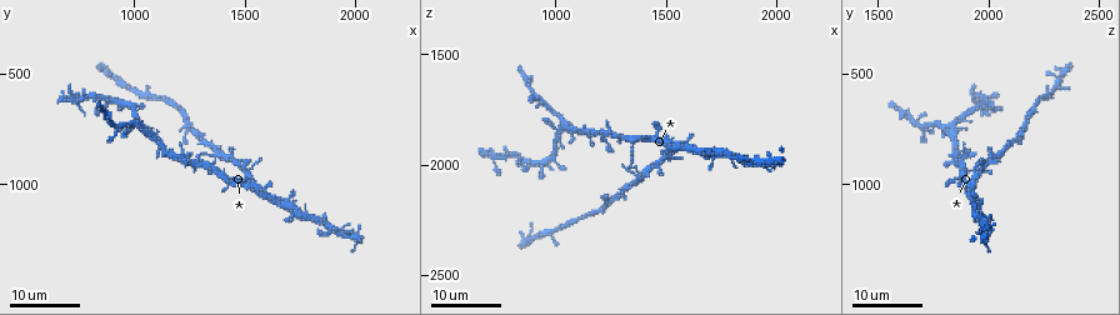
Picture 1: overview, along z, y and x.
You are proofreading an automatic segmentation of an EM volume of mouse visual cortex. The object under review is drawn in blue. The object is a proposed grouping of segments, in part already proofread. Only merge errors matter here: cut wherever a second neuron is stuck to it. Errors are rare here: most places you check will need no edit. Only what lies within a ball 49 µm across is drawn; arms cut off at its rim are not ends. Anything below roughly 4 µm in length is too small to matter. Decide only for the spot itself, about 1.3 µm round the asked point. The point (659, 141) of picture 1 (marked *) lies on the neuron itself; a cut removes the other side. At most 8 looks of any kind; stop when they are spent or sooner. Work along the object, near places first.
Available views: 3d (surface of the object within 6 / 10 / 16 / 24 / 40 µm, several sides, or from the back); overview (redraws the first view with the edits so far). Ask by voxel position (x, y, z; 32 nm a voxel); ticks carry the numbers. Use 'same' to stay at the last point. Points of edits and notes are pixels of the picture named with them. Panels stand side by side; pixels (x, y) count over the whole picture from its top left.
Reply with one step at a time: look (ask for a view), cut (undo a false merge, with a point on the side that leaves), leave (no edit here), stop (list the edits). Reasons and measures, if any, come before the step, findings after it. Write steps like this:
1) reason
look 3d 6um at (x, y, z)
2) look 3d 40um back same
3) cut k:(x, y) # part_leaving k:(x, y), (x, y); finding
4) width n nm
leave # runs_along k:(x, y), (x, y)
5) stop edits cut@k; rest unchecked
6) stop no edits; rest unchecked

look 3d 16um at (1520, 960, 1940)

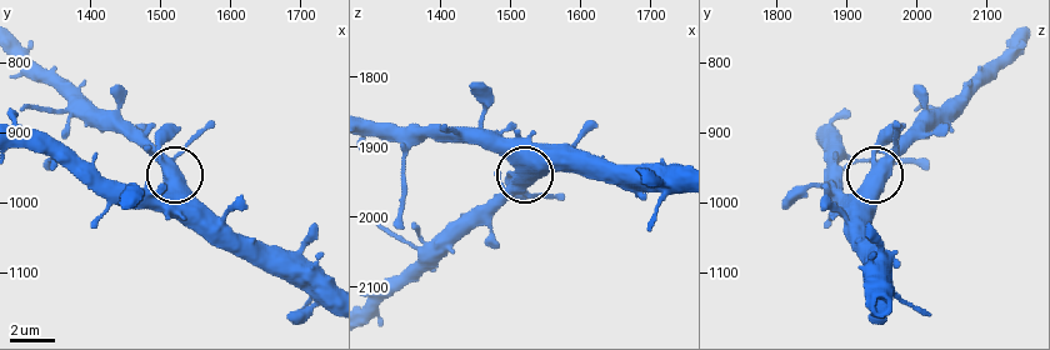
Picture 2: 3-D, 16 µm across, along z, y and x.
look 3d 6um at (1530, 970, 1950)

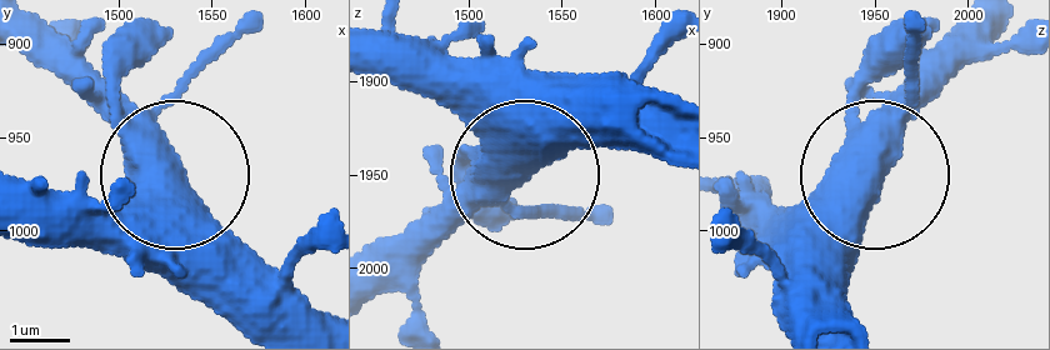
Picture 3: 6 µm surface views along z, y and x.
side_arm 21 um
leave # one neuron here

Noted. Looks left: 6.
looks like a crossing
look 3d 24um at (1240, 750, 2160)

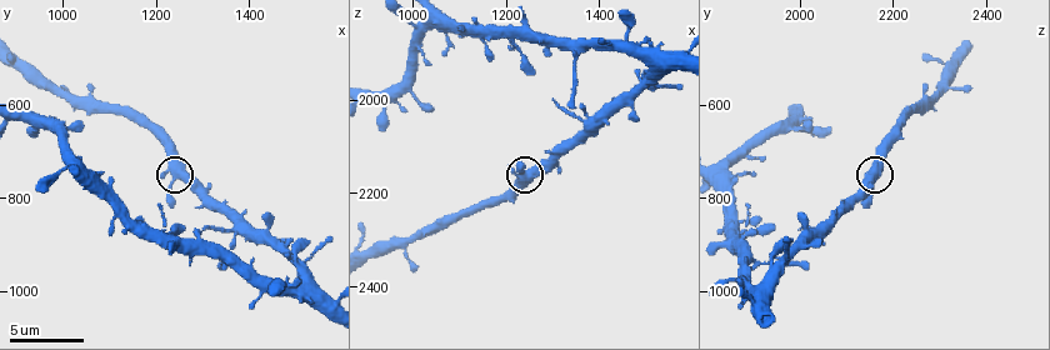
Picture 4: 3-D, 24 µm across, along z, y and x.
look 3d 10um at (1245, 750, 2150)

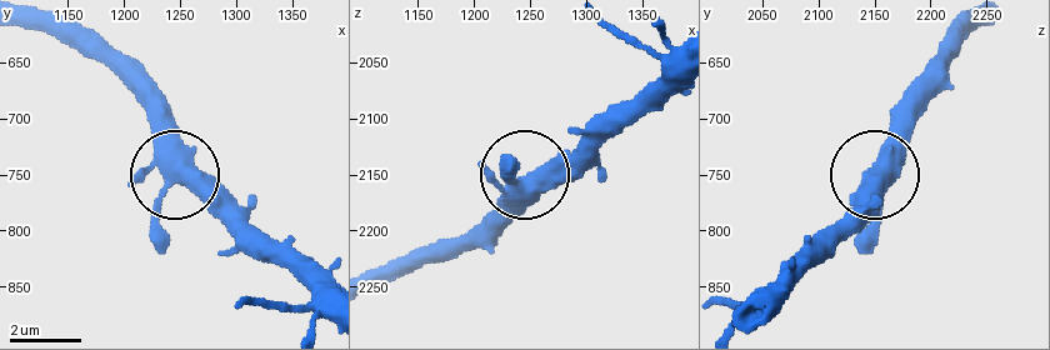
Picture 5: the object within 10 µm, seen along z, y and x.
leave # one neuron here

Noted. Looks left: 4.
look 3d 16um at (1030, 730, 1800)

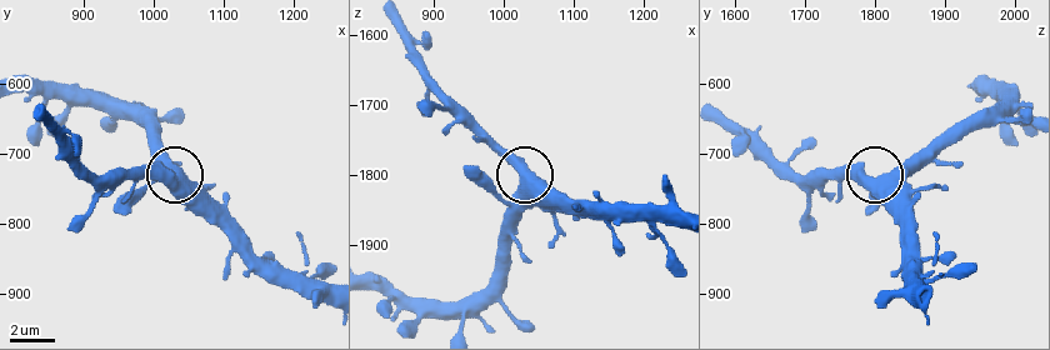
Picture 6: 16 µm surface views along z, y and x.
zoom in
look 3d 10um same

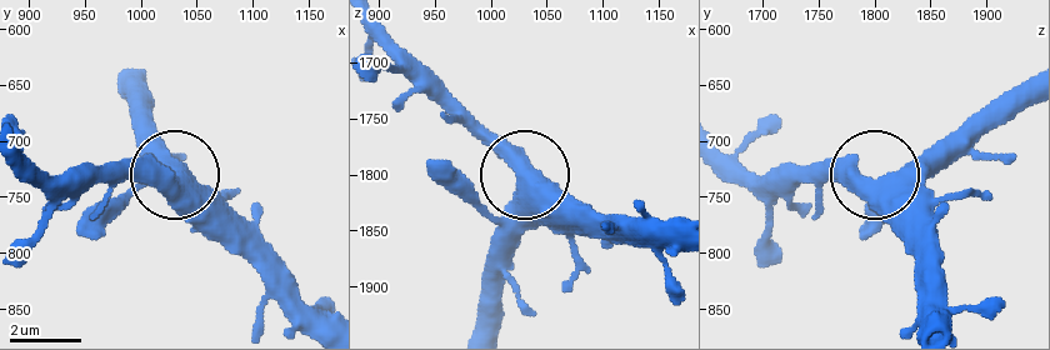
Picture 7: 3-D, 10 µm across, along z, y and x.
leave # runs_along 7:(944, 326), (931, 246), (890, 193), (864, 175), (804, 175); one neuron here

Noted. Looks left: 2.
looks like a crossing
look 3d 16um at (950, 650, 1995)

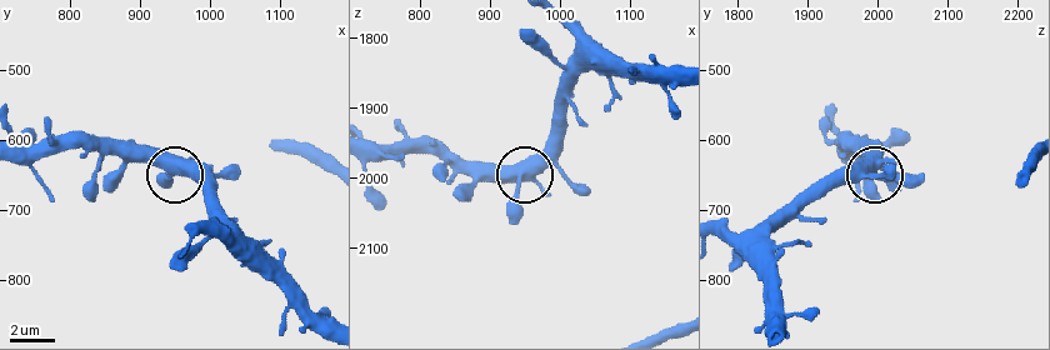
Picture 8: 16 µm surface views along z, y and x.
leave # one neuron here

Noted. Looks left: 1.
stop no edits; rest unchecked

